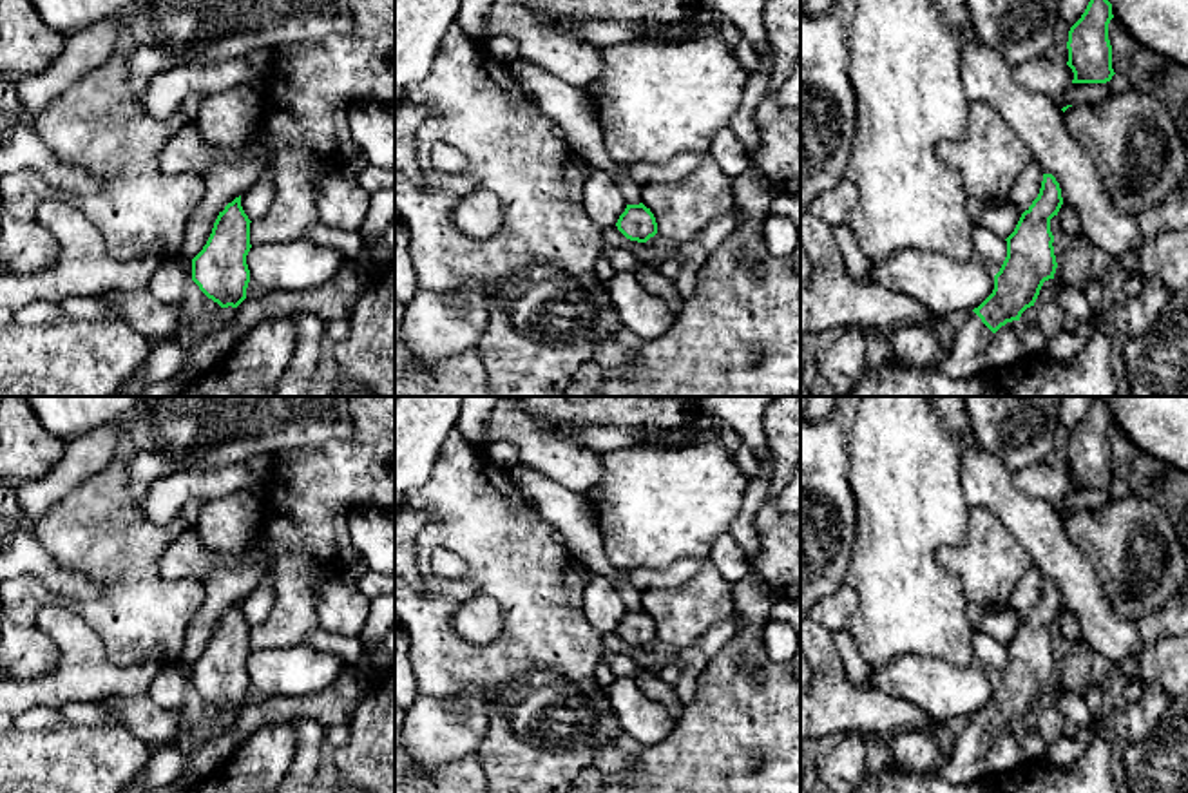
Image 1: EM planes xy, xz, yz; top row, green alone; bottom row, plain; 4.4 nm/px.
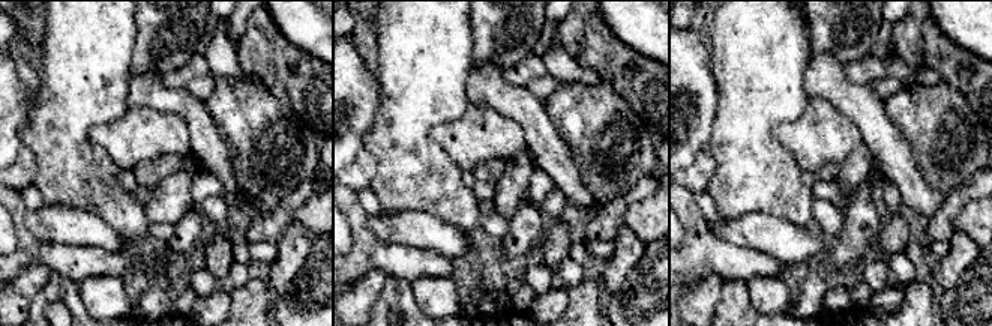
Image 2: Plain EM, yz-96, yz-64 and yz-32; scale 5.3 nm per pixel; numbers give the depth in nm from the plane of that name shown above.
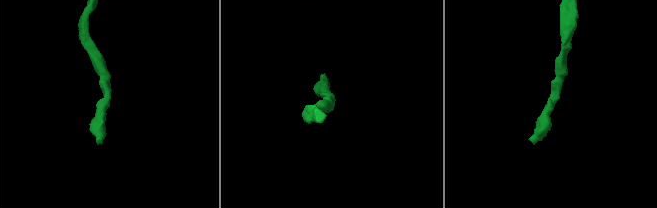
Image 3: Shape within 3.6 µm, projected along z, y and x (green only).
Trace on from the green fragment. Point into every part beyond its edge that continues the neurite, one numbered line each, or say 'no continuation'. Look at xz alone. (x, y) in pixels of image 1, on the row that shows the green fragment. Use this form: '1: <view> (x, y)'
no continuation

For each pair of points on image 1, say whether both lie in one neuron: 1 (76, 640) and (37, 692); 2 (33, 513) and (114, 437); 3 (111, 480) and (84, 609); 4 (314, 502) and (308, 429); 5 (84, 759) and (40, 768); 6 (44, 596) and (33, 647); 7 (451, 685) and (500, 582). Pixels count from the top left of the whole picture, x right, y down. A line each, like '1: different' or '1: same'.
1: same
2: same
3: same
4: different
5: same
6: same
7: same

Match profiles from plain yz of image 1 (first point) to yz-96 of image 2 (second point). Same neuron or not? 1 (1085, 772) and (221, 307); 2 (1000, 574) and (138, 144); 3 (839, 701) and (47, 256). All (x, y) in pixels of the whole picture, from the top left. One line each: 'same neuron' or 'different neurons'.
1: different neurons
2: same neuron
3: same neuron

